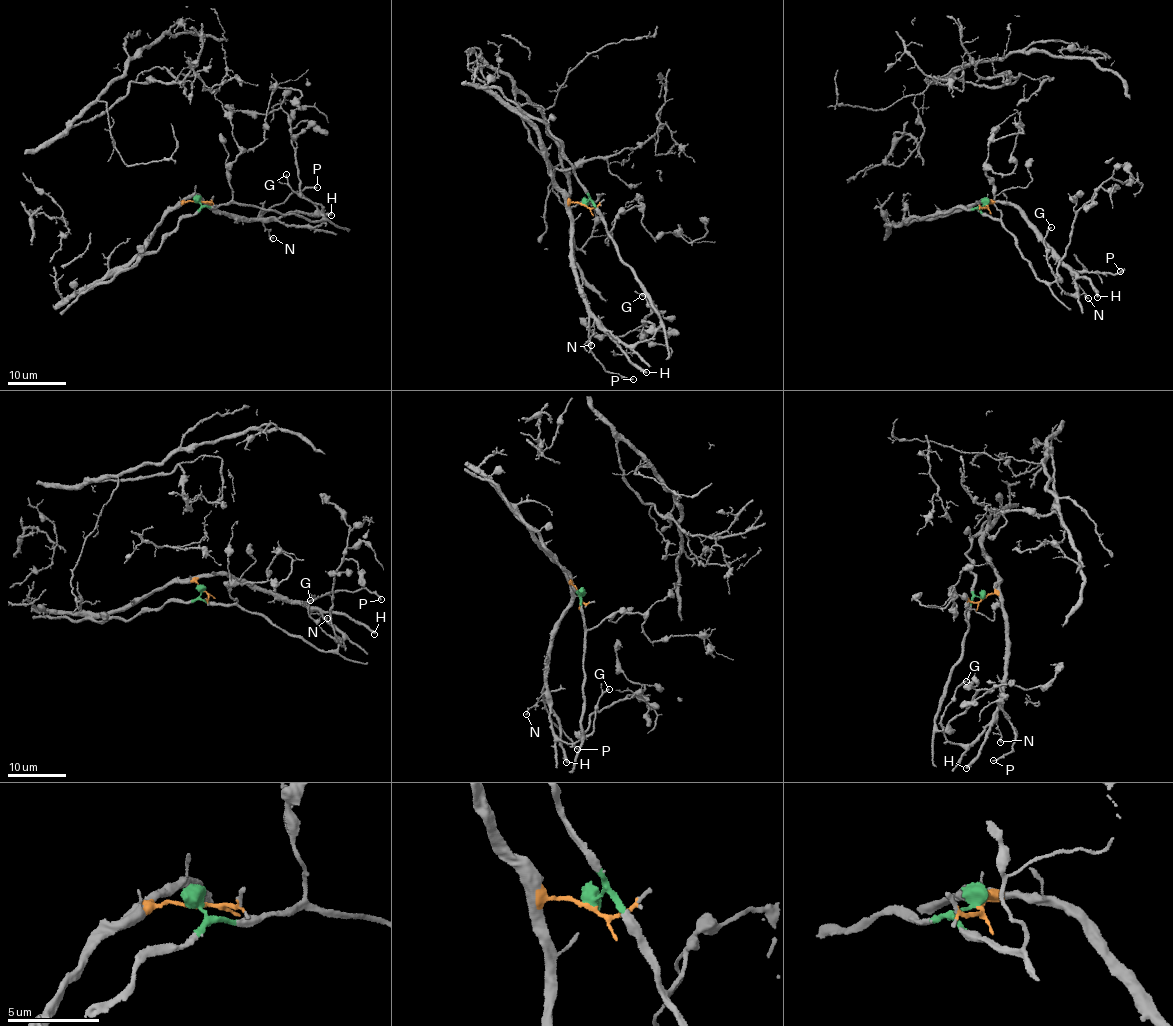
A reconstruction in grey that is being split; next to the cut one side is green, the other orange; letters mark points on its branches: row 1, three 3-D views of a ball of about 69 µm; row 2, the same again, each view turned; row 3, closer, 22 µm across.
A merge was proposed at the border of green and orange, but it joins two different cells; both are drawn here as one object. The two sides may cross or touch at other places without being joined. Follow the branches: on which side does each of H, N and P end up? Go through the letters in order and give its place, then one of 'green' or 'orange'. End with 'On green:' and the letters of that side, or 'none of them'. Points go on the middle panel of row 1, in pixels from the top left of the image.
H: (646, 372) | orange
N: (591, 345) | orange
P: (633, 379) | orange
On green: none of them

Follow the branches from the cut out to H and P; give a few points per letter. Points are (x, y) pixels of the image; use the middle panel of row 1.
H: (584, 205), (572, 202), (569, 204), (570, 257), (581, 294), (605, 332), (633, 363), (646, 372)
P: (584, 205), (572, 202), (569, 204), (570, 257), (589, 317), (589, 348), (609, 372), (634, 378)

